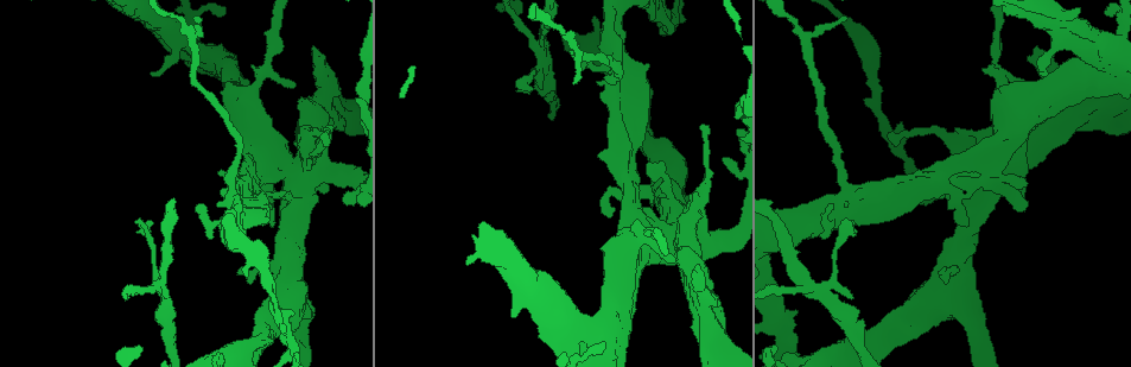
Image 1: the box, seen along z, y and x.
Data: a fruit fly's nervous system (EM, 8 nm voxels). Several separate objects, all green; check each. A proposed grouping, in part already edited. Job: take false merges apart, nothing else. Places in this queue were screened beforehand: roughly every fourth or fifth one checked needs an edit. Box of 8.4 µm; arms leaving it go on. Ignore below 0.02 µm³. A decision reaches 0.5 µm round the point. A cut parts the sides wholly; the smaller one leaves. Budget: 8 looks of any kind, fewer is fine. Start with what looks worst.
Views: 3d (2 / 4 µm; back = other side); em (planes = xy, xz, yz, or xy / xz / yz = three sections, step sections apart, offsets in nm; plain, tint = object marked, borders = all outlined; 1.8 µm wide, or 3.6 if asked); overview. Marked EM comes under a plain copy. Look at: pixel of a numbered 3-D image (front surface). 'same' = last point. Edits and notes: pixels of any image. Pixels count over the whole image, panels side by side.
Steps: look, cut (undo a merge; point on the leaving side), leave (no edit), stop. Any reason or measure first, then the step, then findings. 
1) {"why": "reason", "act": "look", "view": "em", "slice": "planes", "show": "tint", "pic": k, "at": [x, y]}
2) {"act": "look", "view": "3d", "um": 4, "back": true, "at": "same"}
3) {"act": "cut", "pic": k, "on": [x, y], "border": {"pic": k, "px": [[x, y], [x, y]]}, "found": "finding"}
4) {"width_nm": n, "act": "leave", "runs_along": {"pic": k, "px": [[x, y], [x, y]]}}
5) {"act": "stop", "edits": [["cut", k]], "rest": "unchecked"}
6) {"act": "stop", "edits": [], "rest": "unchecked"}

{"why": "three-way junction", "act": "look", "view": "3d", "um": 2, "pic": 1, "at": [819, 294]}

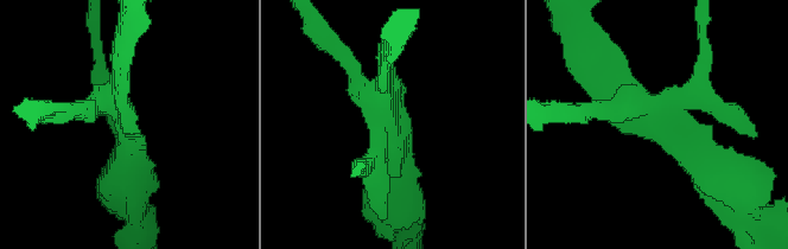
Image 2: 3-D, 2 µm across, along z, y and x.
{"act": "look", "view": "em", "slice": "planes", "show": "tint", "pic": 2, "at": [125, 122]}

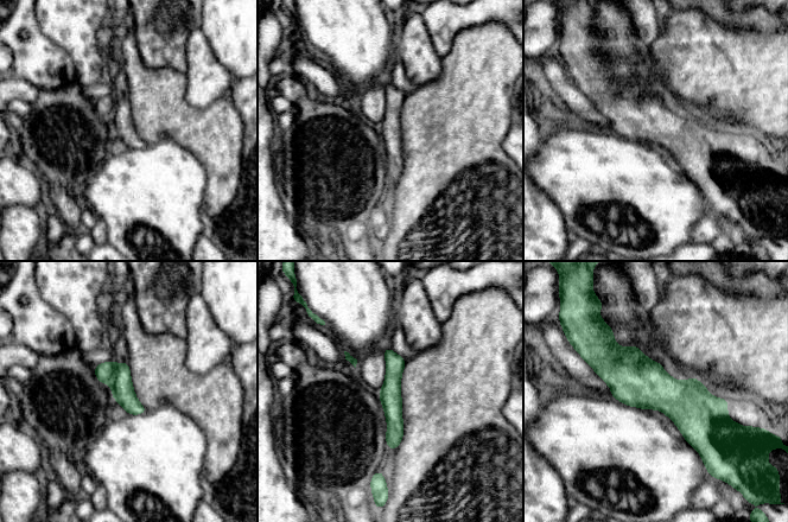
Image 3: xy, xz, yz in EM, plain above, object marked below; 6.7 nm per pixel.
{"act": "cut", "pic": 3, "on": [105, 371], "border": {"pic": 3, "px": [[115, 363], [115, 374], [109, 383]]}, "found": "a second neuron is stuck on"}

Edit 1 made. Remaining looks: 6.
{"why": "calibre changes", "act": "look", "view": "em", "um": 3.6, "slice": "planes", "show": "tint", "pic": 1, "at": [1008, 165]}

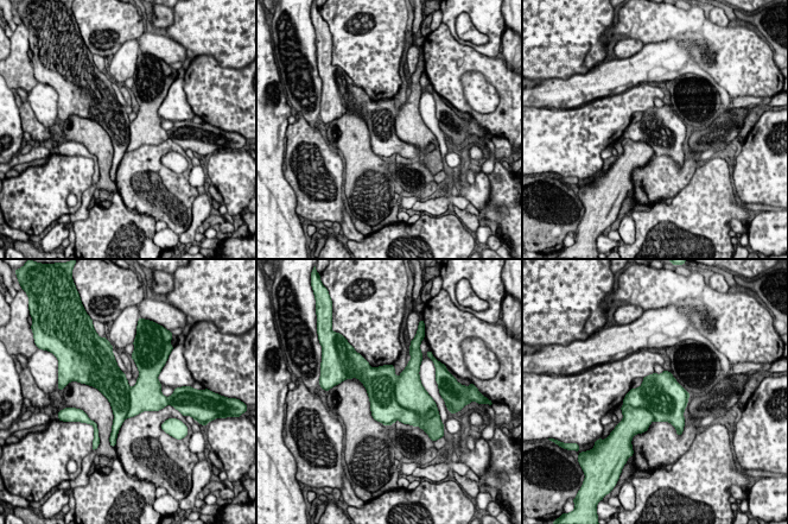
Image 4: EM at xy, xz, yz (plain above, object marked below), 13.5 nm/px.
{"act": "cut", "pic": 4, "on": [410, 392], "border": {"pic": 4, "px": [[396, 378], [395, 401], [421, 417]]}, "found": "a second neuron is stuck on"}

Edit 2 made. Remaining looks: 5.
{"why": "thick turns thin", "act": "look", "view": "em", "slice": "planes", "show": "tint", "pic": 1, "at": [610, 29]}

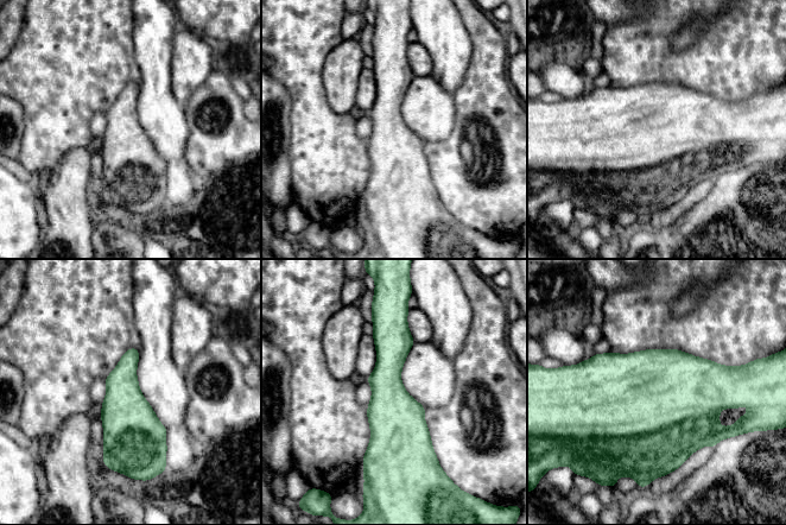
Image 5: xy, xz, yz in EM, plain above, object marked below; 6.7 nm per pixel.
{"act": "leave", "found": "one neuron here"}

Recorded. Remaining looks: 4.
{"act": "stop", "edits": [["cut", 3], ["cut", 4]], "rest": "unchecked"}

